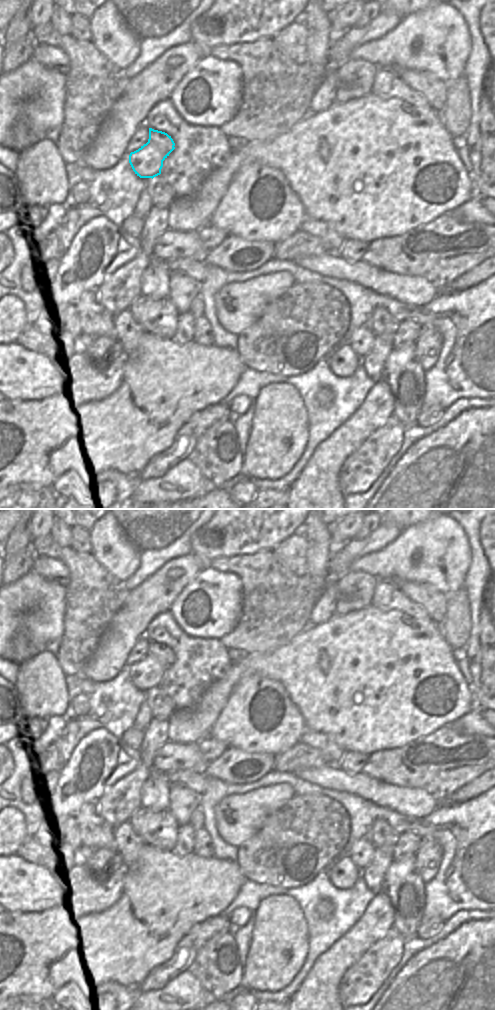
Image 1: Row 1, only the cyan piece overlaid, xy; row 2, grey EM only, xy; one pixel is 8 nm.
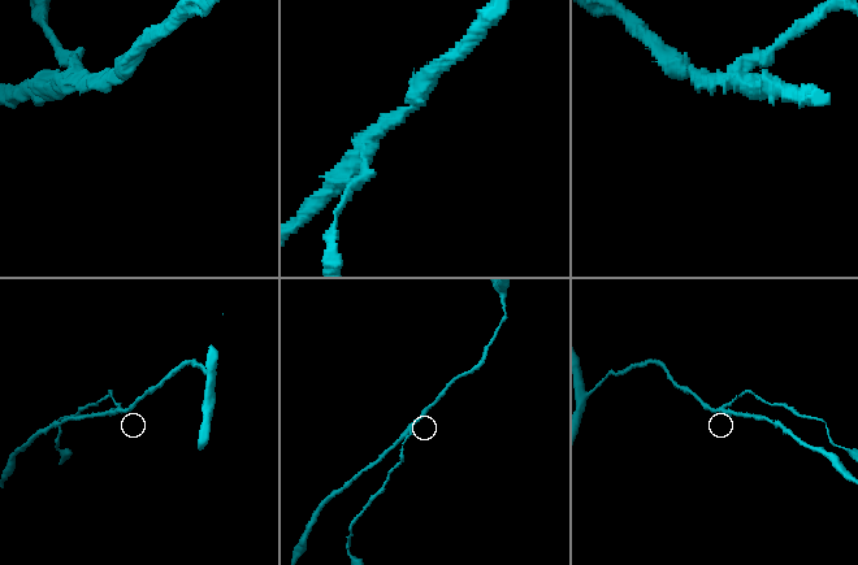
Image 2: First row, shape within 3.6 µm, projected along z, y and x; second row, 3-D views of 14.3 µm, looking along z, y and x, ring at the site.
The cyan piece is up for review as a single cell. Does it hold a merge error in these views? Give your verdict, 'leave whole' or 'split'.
split

